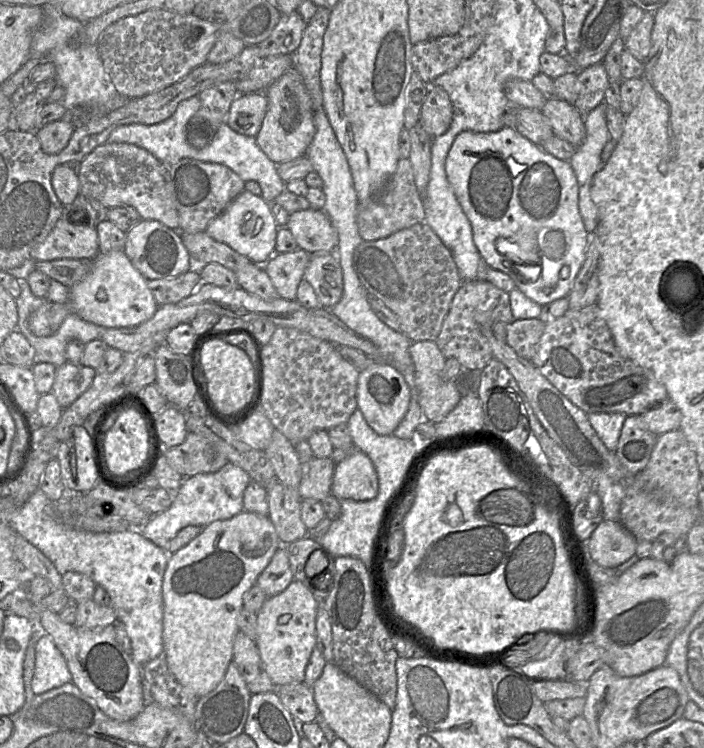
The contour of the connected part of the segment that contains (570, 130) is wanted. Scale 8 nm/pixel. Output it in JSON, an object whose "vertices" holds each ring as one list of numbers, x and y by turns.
{"vertices":[[547,99,540,112,547,118,554,134,579,147,585,139,584,116,568,102,560,99]]}

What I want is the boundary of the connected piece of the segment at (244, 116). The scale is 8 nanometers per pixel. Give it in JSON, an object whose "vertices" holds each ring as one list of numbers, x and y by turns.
{"vertices":[[265,93,238,95,230,105,226,123,241,135,255,137,261,128,267,106]]}

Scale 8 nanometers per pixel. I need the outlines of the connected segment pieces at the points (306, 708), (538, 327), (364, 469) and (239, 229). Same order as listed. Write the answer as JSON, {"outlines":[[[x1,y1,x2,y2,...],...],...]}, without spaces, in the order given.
{"outlines":[[[291,683,277,689,279,698,293,717,303,723,316,722,318,708,312,688,305,683]],[[539,318,515,320,506,325,506,343,522,358,530,361,546,324]],[[353,448,347,457,336,462,331,494,338,499,368,501,379,491,378,475,371,459]],[[243,190,223,212,209,222,205,233,212,239,228,245,251,262,264,265,275,250,278,228,271,205,261,196]]]}

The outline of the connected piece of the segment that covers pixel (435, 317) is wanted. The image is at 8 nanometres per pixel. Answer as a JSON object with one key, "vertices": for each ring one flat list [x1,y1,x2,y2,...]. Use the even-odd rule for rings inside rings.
{"vertices":[[425,222,378,240,363,241,353,254,353,268,369,295,382,301,399,318,401,332,412,342,435,341,462,279,450,251]]}

